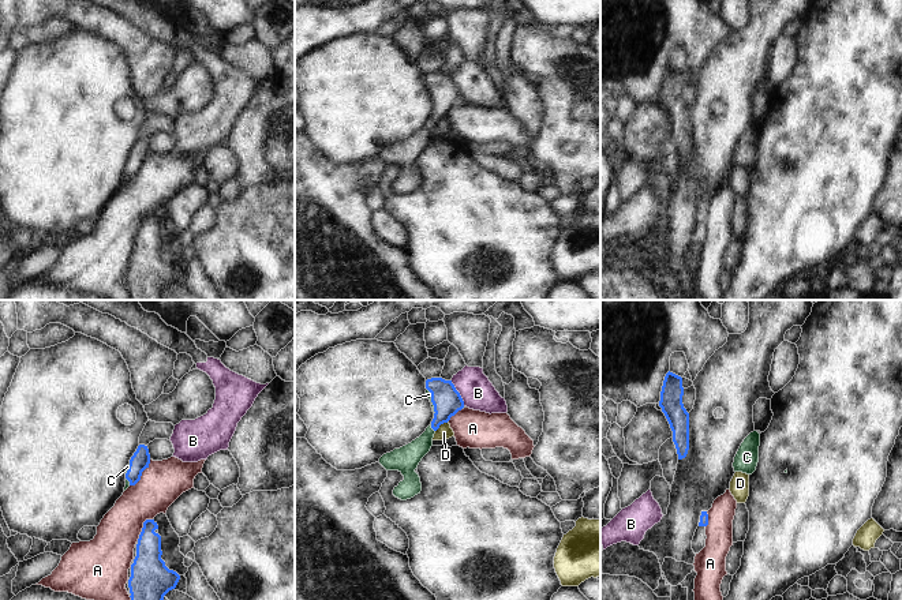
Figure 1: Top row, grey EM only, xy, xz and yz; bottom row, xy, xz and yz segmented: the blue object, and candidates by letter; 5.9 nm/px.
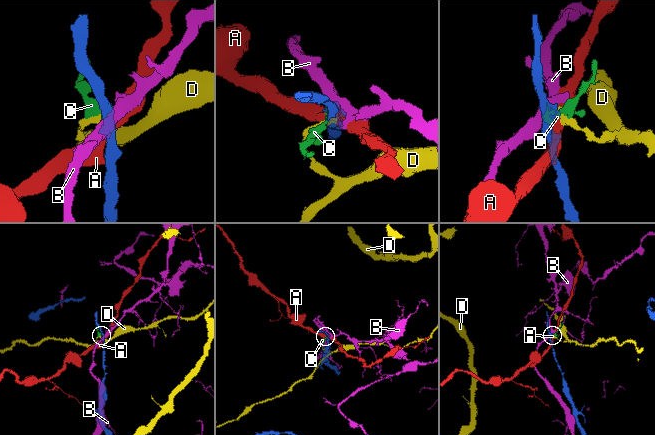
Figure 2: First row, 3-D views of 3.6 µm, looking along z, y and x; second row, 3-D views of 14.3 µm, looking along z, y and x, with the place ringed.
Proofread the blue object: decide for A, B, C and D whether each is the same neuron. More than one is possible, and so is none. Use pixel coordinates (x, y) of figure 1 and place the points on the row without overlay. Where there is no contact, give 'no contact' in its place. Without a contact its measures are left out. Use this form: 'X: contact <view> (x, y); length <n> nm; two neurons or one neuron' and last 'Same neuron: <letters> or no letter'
A: contact xy (141, 169); length 200 nm; two neurons
B: contact xz (459, 87); length 170 nm; two neurons
C: contact xz (431, 122); length 50 nm; one neuron
D: contact xz (441, 117); length 100 nm; two neurons
Same neuron: C

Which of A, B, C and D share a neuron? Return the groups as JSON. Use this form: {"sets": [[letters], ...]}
{"sets": [["A"], ["B"], ["C"], ["D"]]}

